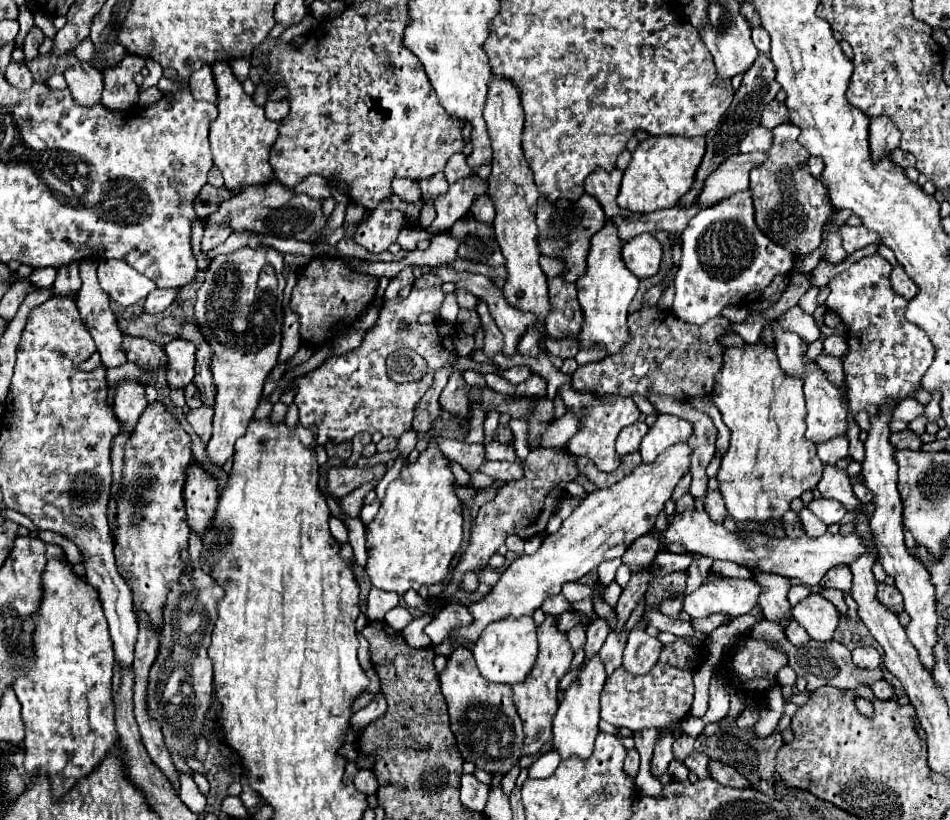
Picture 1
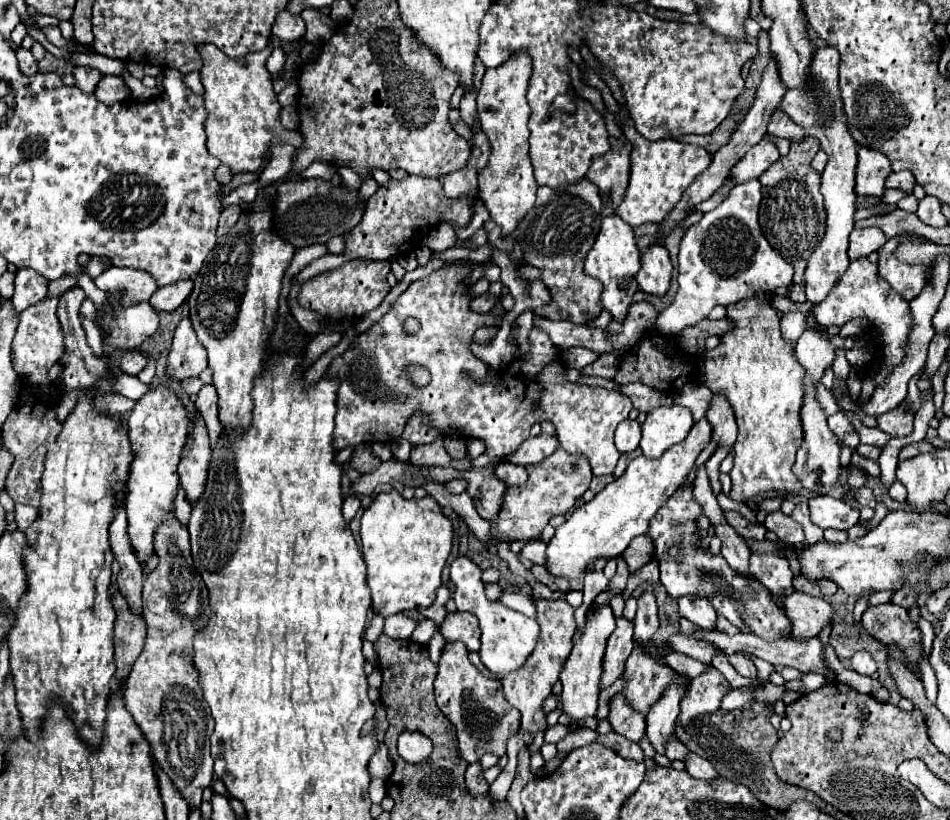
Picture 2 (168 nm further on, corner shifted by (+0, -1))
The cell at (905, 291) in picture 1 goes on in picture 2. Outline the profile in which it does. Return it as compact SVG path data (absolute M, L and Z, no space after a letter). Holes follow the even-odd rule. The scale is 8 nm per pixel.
M895 236L887 240L879 250L879 274L885 278L893 290L897 290L907 302L911 302L925 286L925 266L907 264L897 258L897 246L901 238Z

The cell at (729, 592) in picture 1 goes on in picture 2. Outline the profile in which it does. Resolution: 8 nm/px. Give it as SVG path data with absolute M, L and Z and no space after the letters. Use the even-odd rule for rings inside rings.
M685 596L679 598L679 614L681 618L687 618L689 622L697 624L699 628L715 628L715 620L717 614L711 606L711 602L707 602L707 598L701 596Z

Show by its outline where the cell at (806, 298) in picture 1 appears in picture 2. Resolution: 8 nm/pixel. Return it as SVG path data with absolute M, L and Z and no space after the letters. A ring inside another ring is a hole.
M805 138L803 142L793 142L791 152L785 158L779 158L761 174L761 208L759 208L759 224L767 238L767 242L795 266L795 286L791 290L793 302L805 302L805 268L807 260L813 254L815 246L819 246L825 236L825 208L823 196L819 192L821 174L811 168L813 156L820 149L820 143L815 138Z

